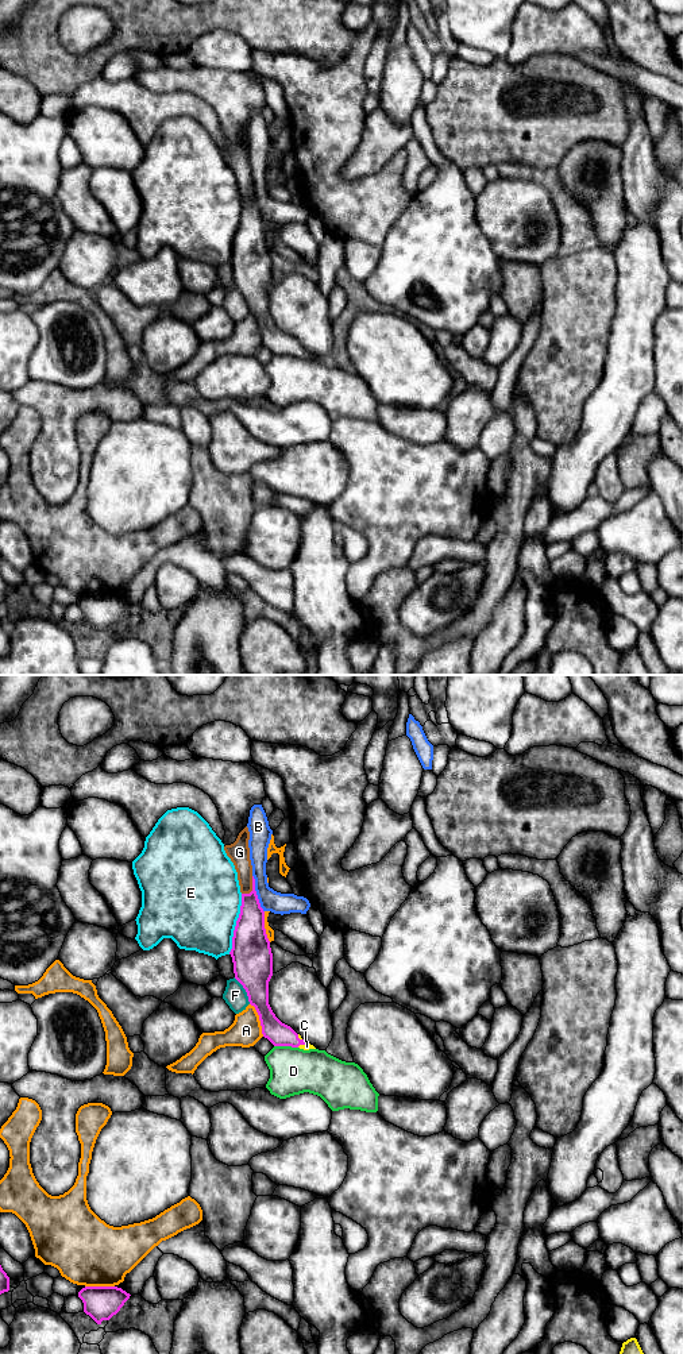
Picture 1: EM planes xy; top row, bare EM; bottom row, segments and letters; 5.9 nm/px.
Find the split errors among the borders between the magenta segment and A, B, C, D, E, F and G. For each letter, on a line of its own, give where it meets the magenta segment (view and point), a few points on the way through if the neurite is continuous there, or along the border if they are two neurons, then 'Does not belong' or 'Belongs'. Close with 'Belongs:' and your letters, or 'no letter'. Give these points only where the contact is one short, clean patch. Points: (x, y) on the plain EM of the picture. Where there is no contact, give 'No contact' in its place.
A: Touches magenta at xy (259, 328). Does not belong
B: Touches magenta at xy (255, 203). Does not belong
C: Touches magenta at xy (301, 353). Path across: xy (280, 343), (301, 353), (307, 355). Belongs
D: Touches magenta at xy (286, 354). Boundary: xy (274, 354), (297, 357). Does not belong
E: Touches magenta at xy (236, 232). Does not belong
F: Touches magenta at xy (246, 300). Boundary: xy (234, 286), (244, 299), (250, 312). Does not belong
G: Touches magenta at xy (253, 197). Does not belong
Belongs: C

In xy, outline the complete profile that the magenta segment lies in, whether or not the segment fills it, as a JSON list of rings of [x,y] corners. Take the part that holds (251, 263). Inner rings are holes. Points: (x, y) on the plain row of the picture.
[[[252,185],[252,200],[250,202],[242,202],[242,215],[240,215],[240,223],[236,229],[236,235],[234,239],[232,246],[232,258],[229,261],[234,271],[234,282],[235,288],[243,294],[243,297],[247,301],[248,310],[251,315],[255,316],[261,335],[262,335],[262,343],[265,347],[267,347],[274,355],[292,355],[292,356],[300,356],[304,359],[316,358],[313,354],[306,352],[300,343],[297,343],[290,335],[282,332],[275,323],[273,321],[270,313],[269,313],[269,290],[273,285],[273,262],[270,256],[270,250],[266,243],[265,238],[265,220],[261,216],[256,200],[255,200],[255,188]]]

